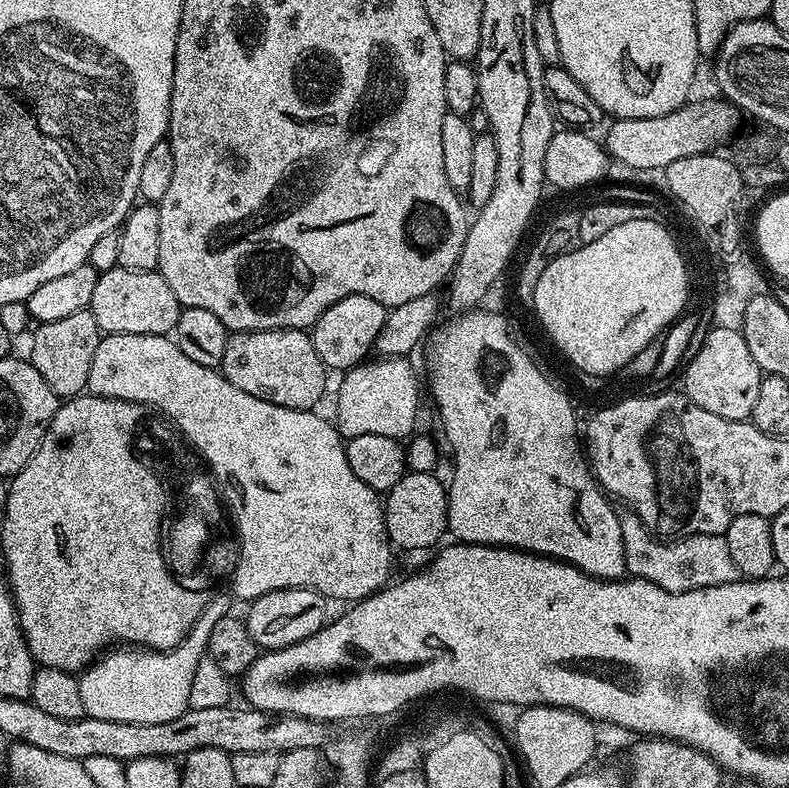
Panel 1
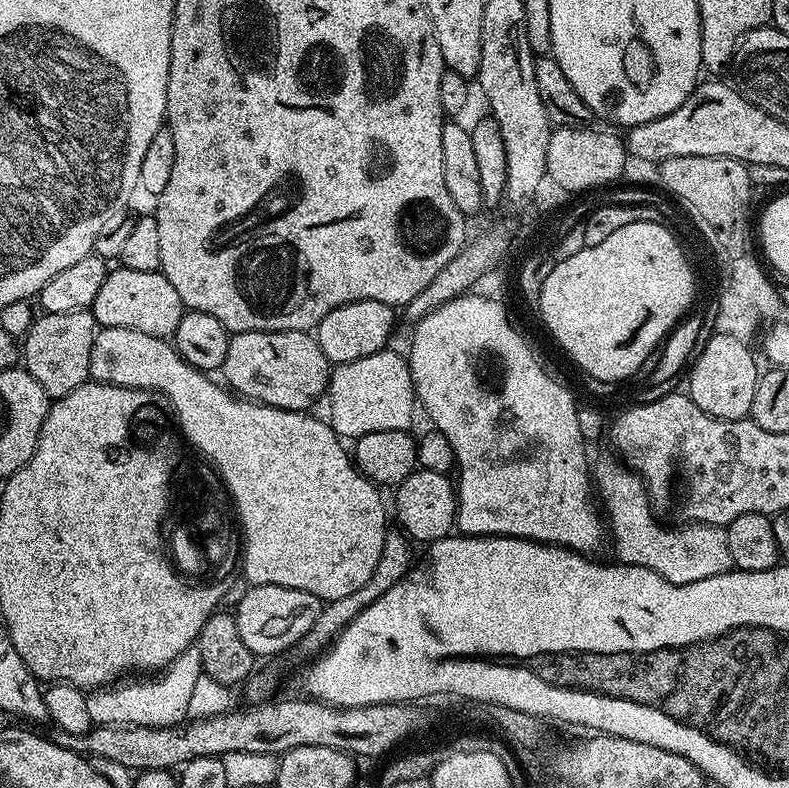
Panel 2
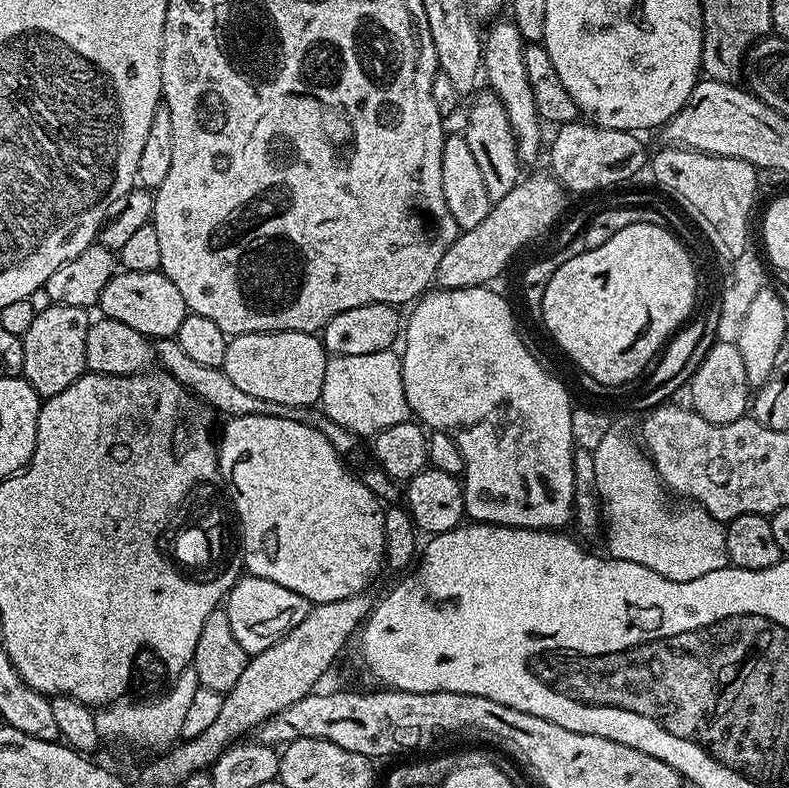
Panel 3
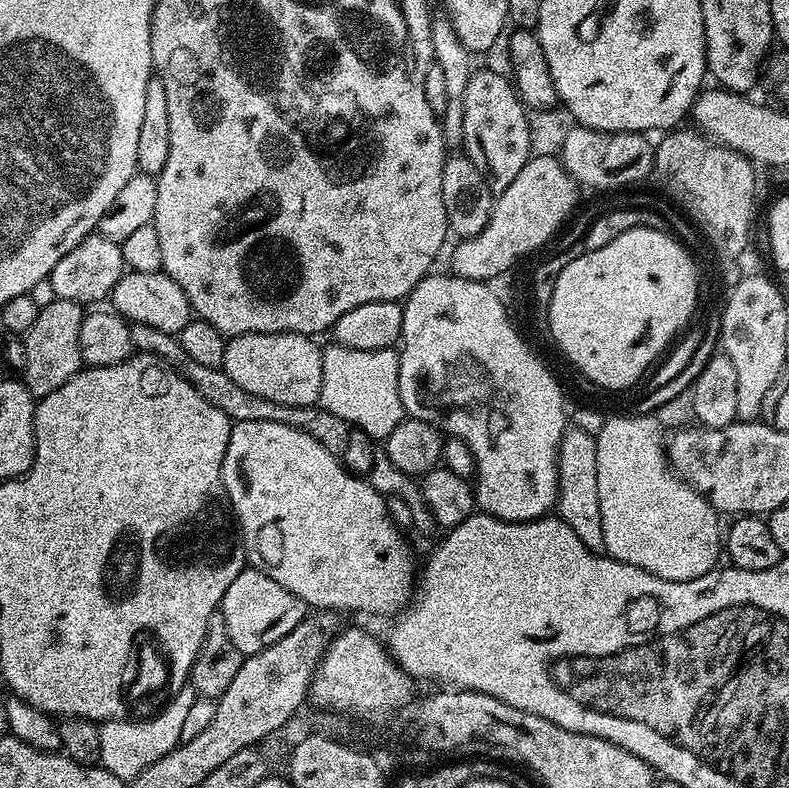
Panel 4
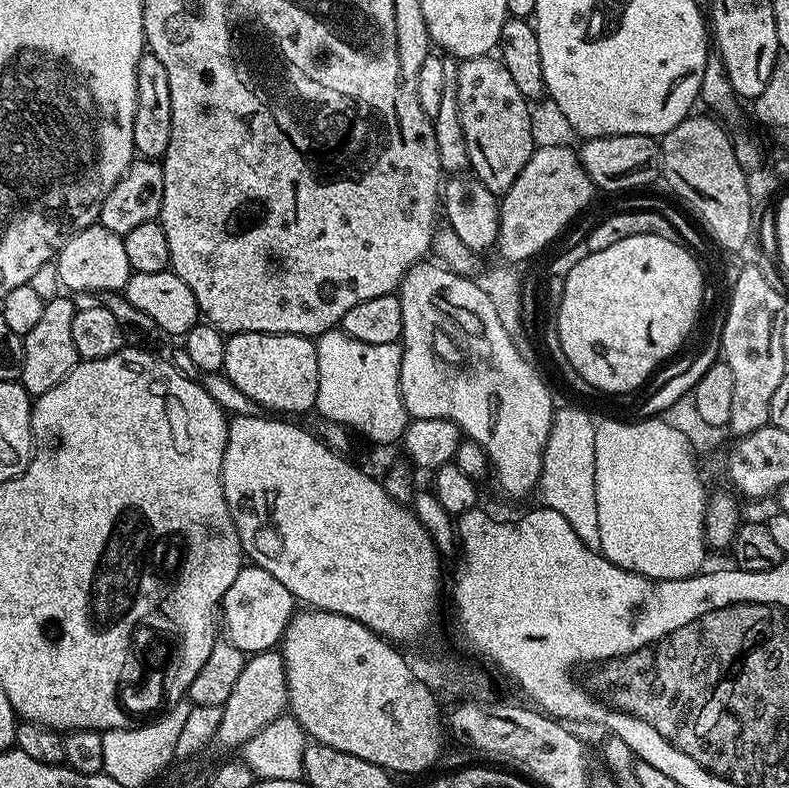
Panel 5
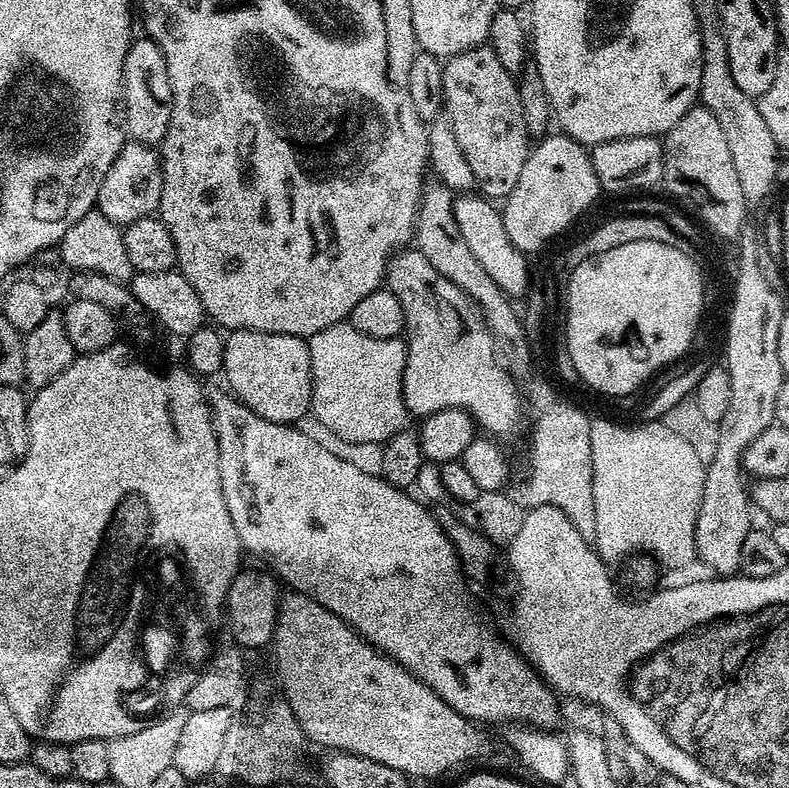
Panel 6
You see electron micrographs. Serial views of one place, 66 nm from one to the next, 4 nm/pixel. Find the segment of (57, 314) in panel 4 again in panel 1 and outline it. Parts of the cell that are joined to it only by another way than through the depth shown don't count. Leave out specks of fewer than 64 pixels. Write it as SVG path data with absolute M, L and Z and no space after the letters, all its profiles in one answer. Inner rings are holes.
M91 310L75 312L66 318L58 318L58 322L40 324L31 333L30 362L34 370L38 370L42 378L46 378L46 386L50 386L50 390L54 390L56 396L71 398L81 395L87 389L90 366L94 362L94 350L98 350L101 335L98 322Z

